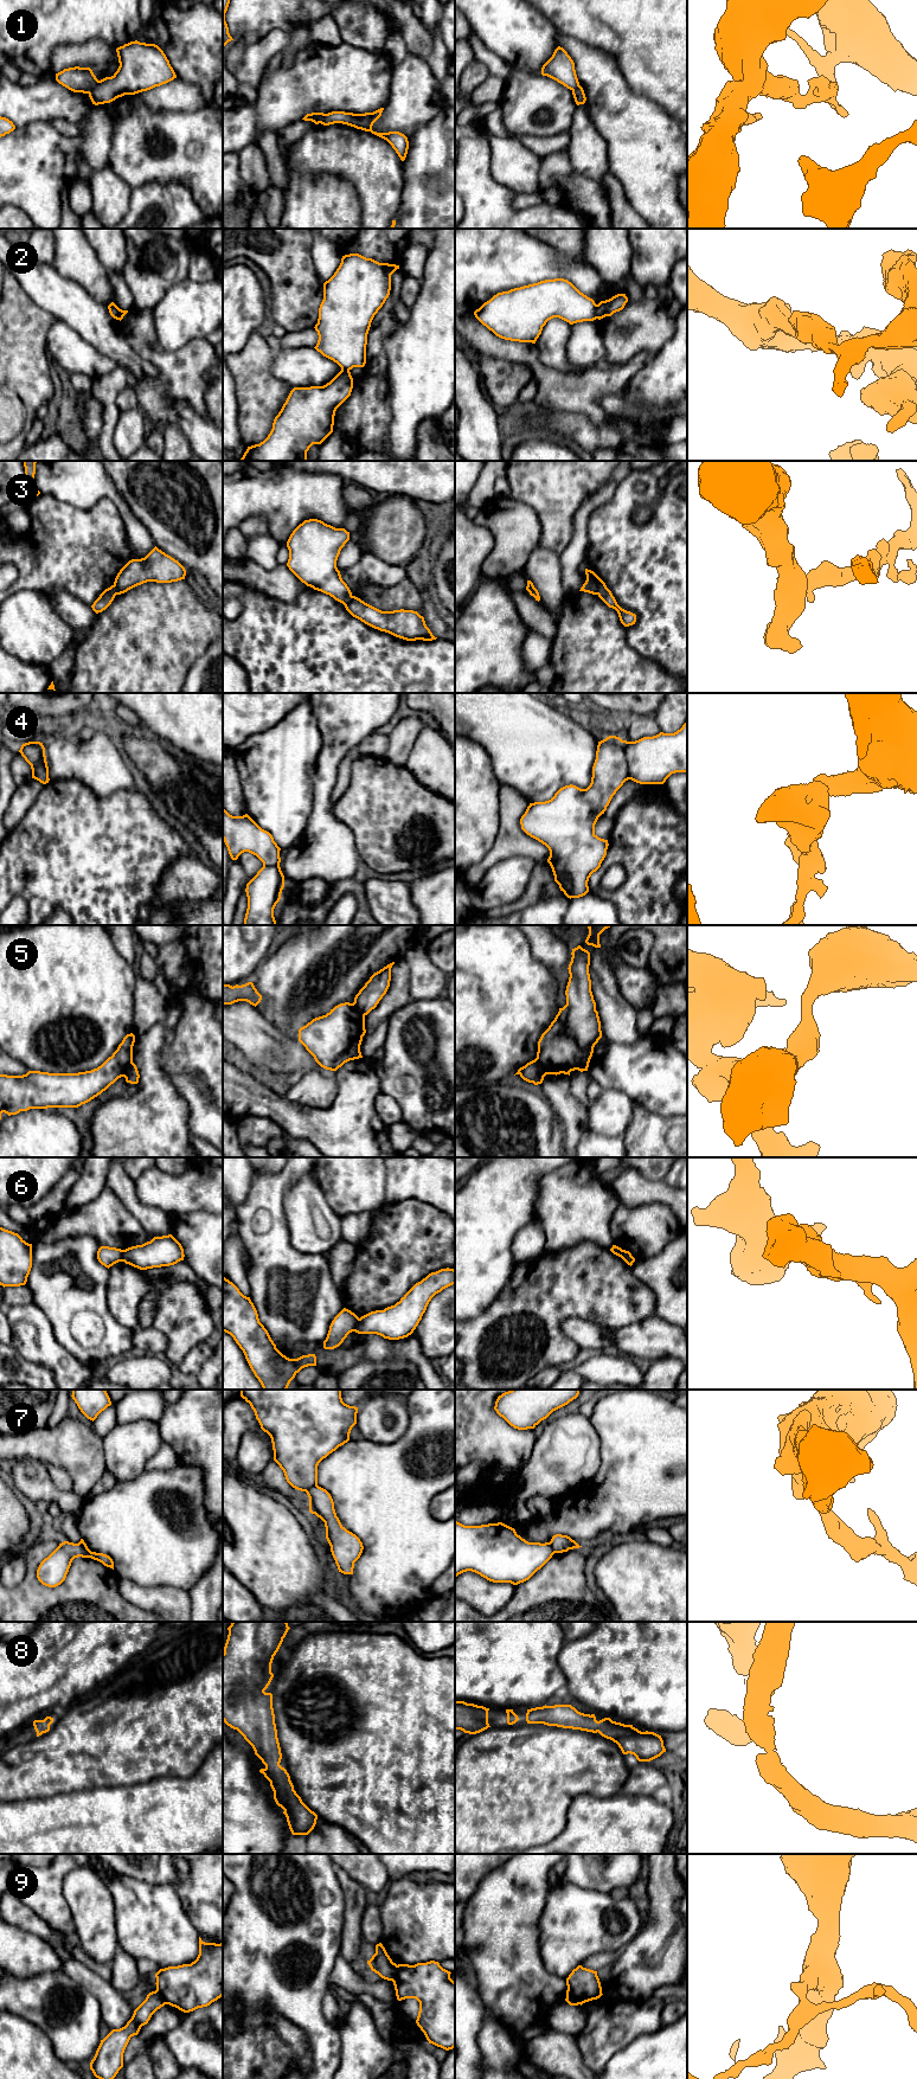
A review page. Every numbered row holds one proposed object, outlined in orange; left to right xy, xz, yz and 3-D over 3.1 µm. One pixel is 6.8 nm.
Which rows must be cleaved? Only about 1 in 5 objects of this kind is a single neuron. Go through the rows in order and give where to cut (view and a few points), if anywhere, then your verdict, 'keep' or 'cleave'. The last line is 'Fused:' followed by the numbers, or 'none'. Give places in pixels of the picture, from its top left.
1: cut in xy along (100, 81), (88, 92); cleave
2: cut in yz along (597, 305), (596, 318); cleave
3: cut in yz along (587, 578), (595, 586), (597, 594); cleave
4: cut in yz along (621, 740), (624, 748), (629, 778); cleave
5: cut in yz along (534, 1059), (545, 1075); cleave
6: cut in xz along (359, 1319), (353, 1330); cleave
7: cut in xz along (316, 1484), (306, 1492); cleave
8: no cut; keep
9: cut in xz along (397, 1965), (397, 1972), (391, 1980); cleave
Fused: 1, 2, 3, 4, 5, 6, 7, 9

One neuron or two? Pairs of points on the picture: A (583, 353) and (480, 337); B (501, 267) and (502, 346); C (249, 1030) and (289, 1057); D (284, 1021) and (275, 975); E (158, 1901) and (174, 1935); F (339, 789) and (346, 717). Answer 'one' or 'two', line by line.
A: two
B: two
C: one
D: one
E: one
F: two

